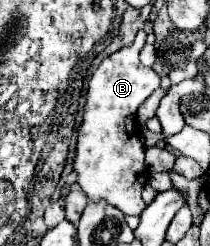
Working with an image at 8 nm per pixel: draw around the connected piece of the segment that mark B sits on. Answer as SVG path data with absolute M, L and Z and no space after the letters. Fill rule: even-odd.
M138 31L132 45L122 47L120 51L108 55L100 63L100 67L94 71L94 75L90 77L86 111L82 117L82 127L78 131L78 145L76 145L76 157L74 157L74 171L78 173L78 183L80 183L82 191L88 195L88 199L90 201L104 199L110 205L118 207L124 215L140 215L146 207L146 203L140 197L140 191L148 181L148 171L146 171L146 163L144 163L146 149L140 139L136 111L160 87L160 75L154 73L150 67L144 67L138 59L138 53L144 43L146 43L146 33Z

